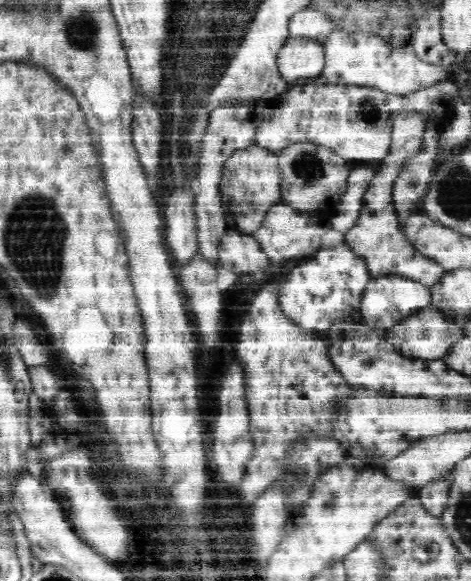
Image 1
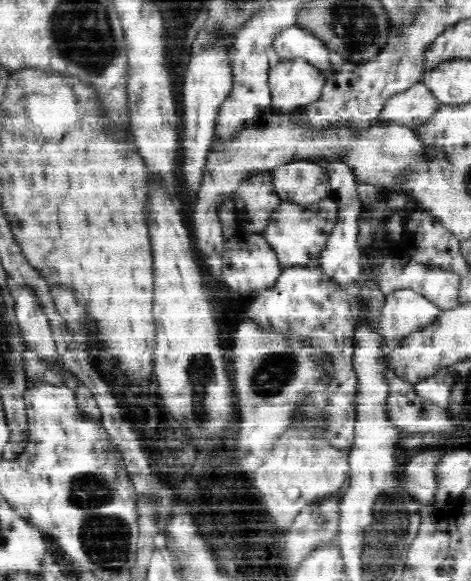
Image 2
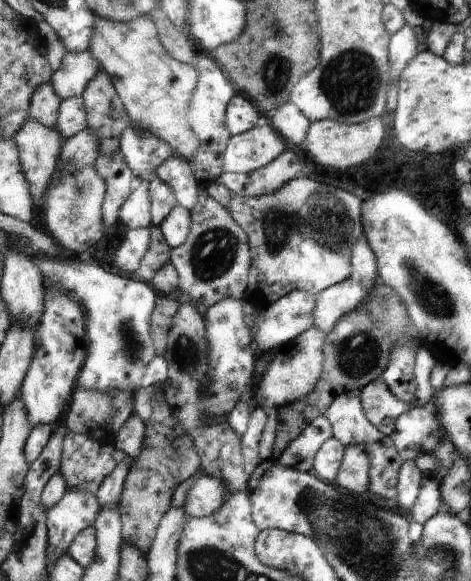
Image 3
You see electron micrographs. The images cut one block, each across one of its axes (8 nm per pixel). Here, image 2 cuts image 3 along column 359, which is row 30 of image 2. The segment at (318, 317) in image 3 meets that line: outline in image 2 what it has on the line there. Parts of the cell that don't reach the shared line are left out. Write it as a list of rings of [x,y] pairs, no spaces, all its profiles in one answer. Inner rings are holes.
[[[290,26],[280,32],[274,46],[279,60],[305,58],[314,67],[319,68],[326,78],[339,71],[345,62],[340,54],[328,49],[323,40],[312,36],[308,30],[300,26]]]

